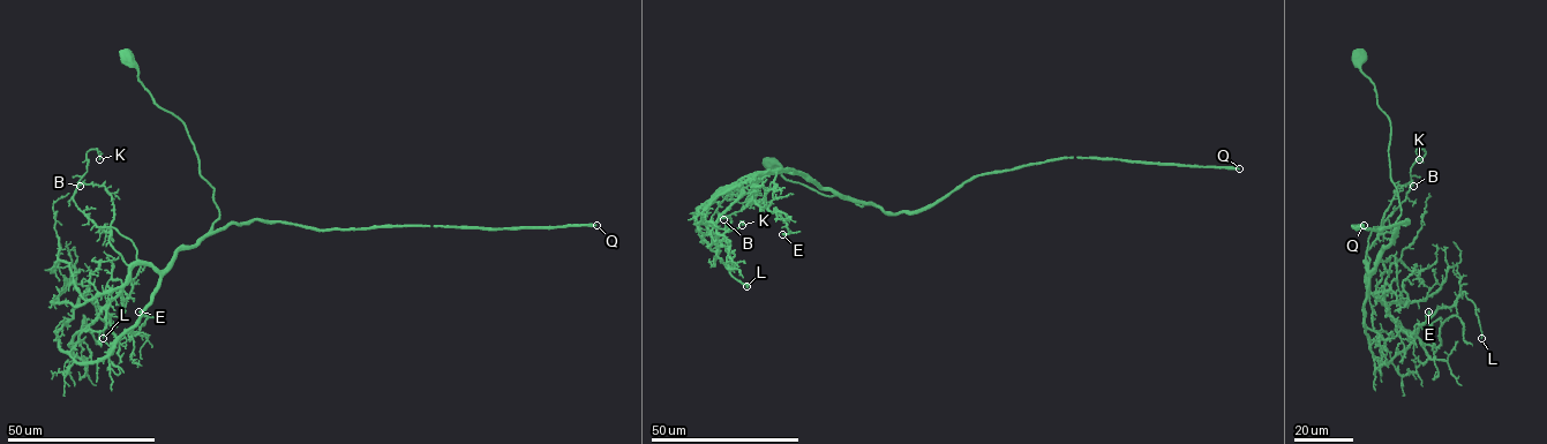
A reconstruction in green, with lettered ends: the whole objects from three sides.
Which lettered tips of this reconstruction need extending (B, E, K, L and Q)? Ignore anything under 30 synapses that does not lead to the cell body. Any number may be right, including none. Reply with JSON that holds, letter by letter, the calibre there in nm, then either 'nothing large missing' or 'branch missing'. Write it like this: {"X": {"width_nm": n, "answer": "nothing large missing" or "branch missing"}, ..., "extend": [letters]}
{"B": {"width_nm": 150, "answer": "nothing large missing"}, "E": {"width_nm": 100, "answer": "nothing large missing"}, "K": {"width_nm": 150, "answer": "nothing large missing"}, "L": {"width_nm": 70, "answer": "nothing large missing"}, "Q": {"width_nm": 170, "answer": "branch missing"}, "extend": ["Q"]}

